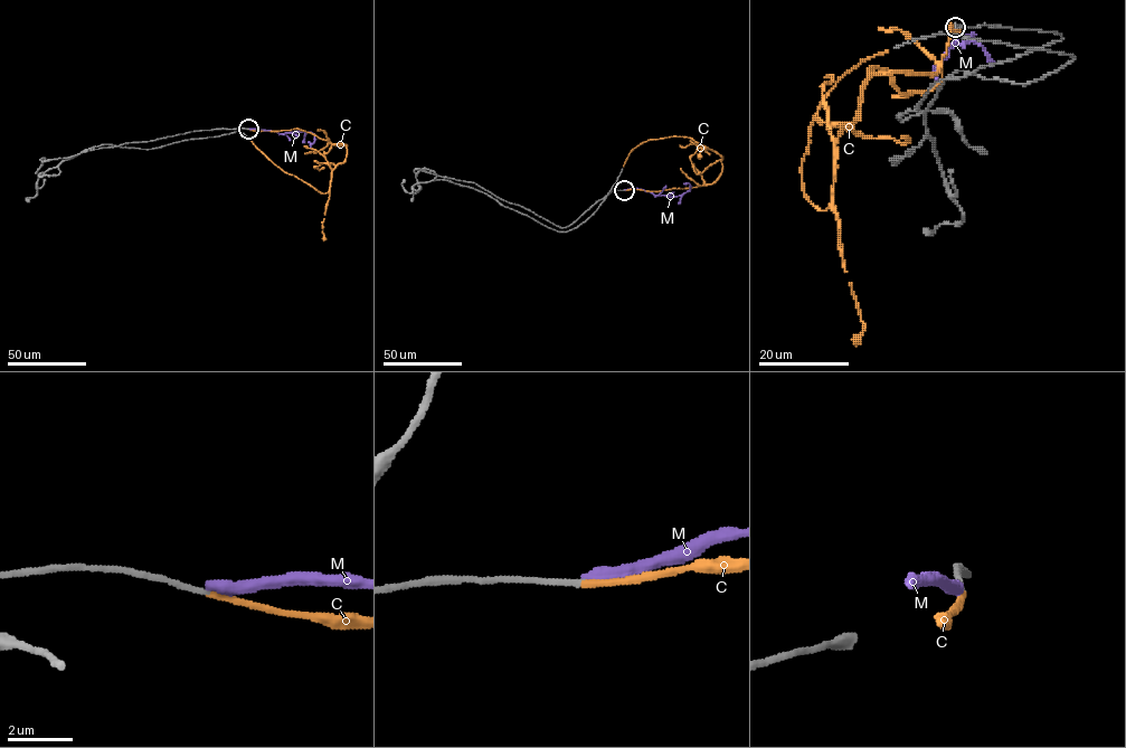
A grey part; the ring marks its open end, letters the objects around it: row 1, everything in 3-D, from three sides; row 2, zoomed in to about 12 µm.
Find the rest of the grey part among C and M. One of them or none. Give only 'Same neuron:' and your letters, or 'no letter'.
Same neuron: C

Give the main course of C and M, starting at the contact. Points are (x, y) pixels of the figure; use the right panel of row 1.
C: (956, 27), (935, 73), (861, 90), (817, 208), (801, 178), (817, 106), (887, 50)
M: (956, 27), (949, 27), (970, 39), (974, 34), (962, 35), (935, 68), (934, 63)

